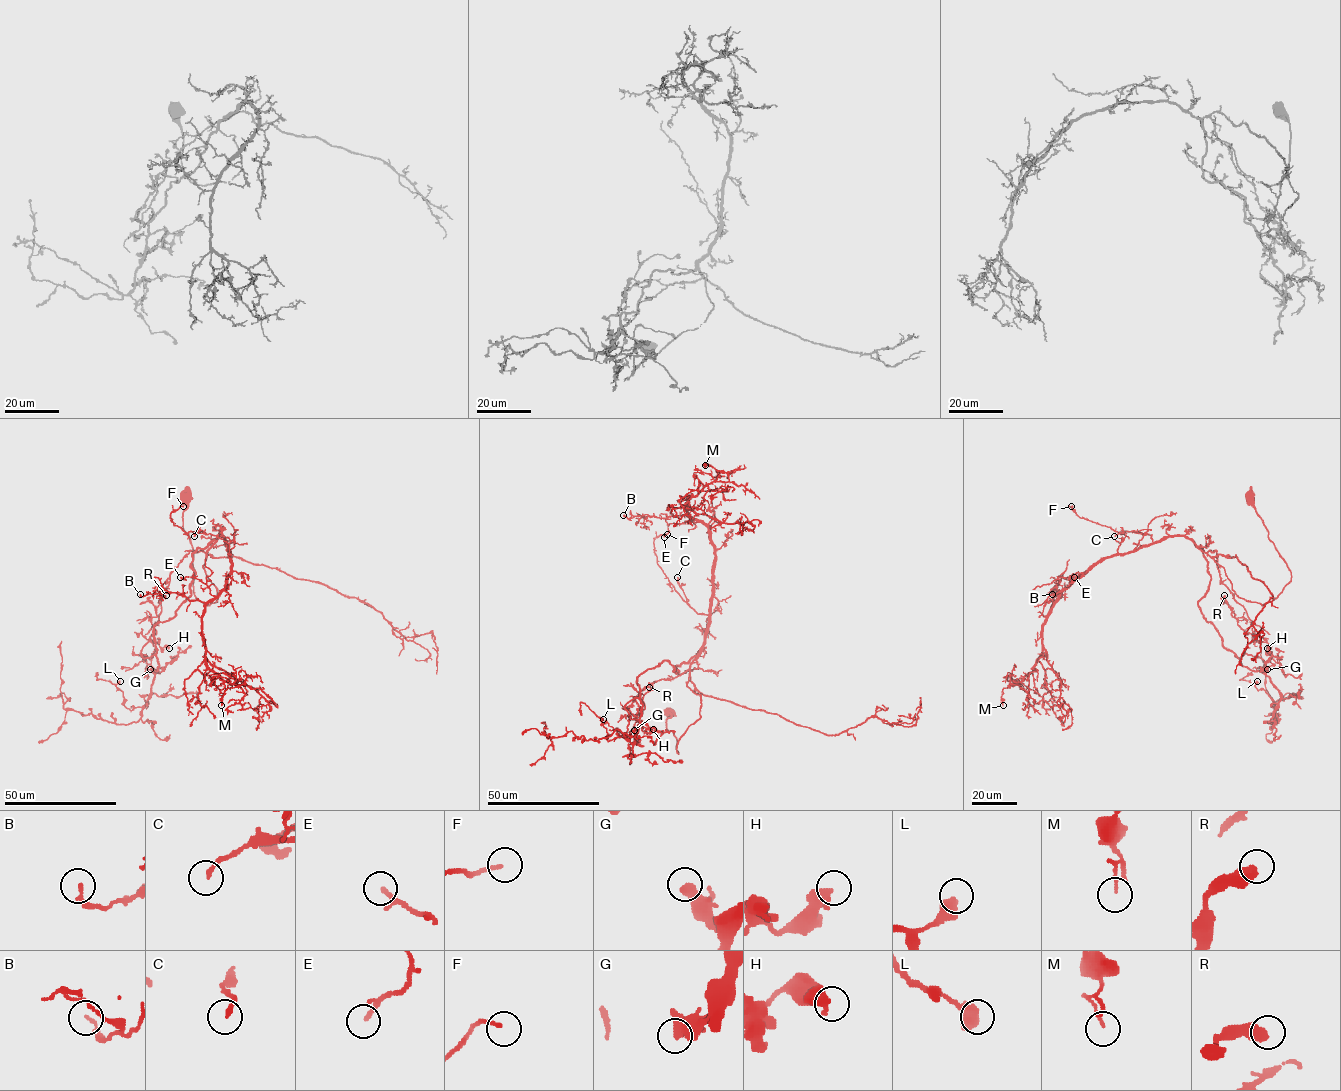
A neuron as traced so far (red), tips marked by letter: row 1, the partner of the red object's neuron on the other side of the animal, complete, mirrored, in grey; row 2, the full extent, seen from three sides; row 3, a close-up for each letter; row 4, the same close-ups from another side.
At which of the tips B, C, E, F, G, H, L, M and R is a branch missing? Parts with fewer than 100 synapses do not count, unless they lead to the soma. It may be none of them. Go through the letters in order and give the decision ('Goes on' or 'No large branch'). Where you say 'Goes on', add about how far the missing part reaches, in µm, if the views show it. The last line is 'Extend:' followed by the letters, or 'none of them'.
B: No large branch
C: No large branch
E: No large branch
F: No large branch
G: No large branch
H: No large branch
L: No large branch
M: No large branch
R: No large branch
Extend: none of them

